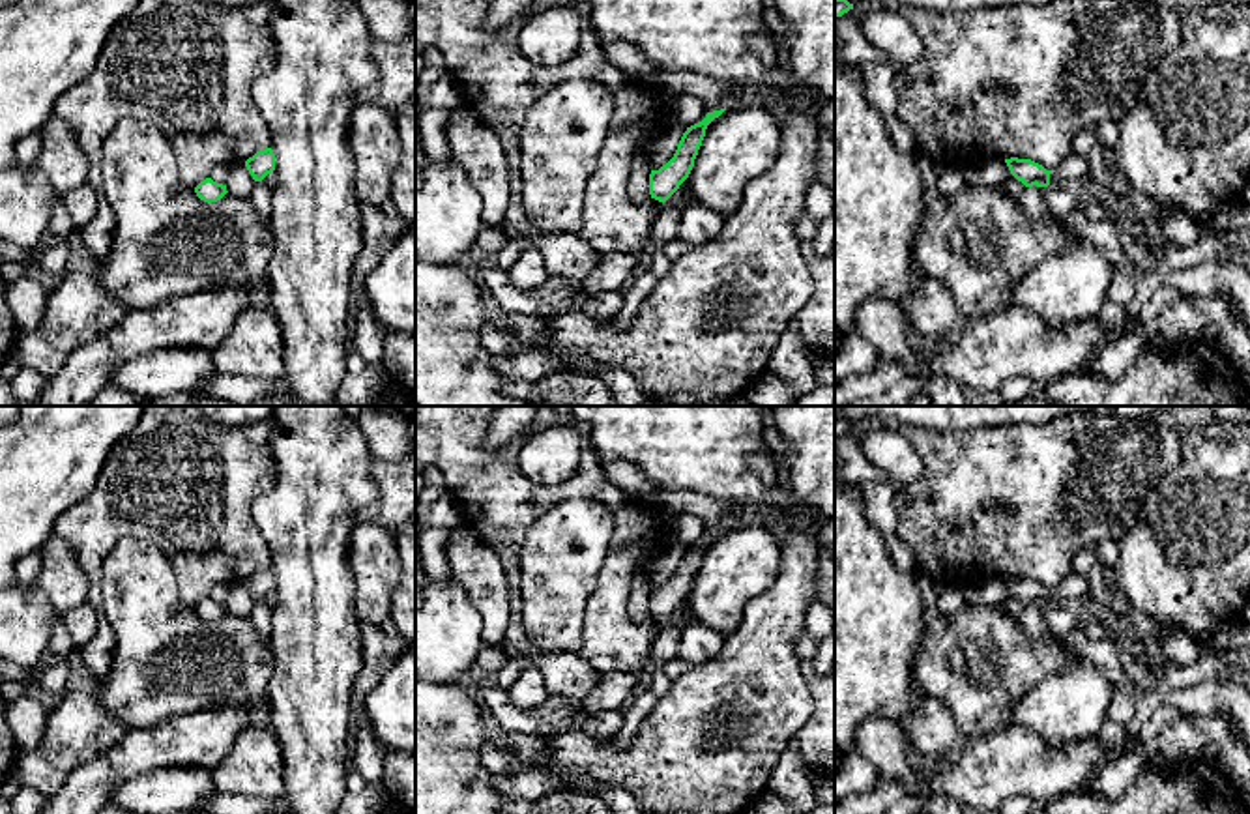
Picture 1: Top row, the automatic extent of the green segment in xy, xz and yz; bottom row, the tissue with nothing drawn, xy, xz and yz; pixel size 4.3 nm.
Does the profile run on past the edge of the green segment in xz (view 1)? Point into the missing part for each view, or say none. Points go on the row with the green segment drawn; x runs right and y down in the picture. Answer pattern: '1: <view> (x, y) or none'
1: none

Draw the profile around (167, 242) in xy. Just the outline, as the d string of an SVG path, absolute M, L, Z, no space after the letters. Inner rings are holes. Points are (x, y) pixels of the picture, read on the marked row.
M138 120L116 124L101 146L101 183L105 187L105 200L116 217L112 247L101 264L92 264L84 258L82 264L125 311L146 309L223 286L249 288L264 299L275 249L269 219L254 210L251 198L240 198L230 193L211 204L200 200L195 189L182 183L174 152L161 129Z

